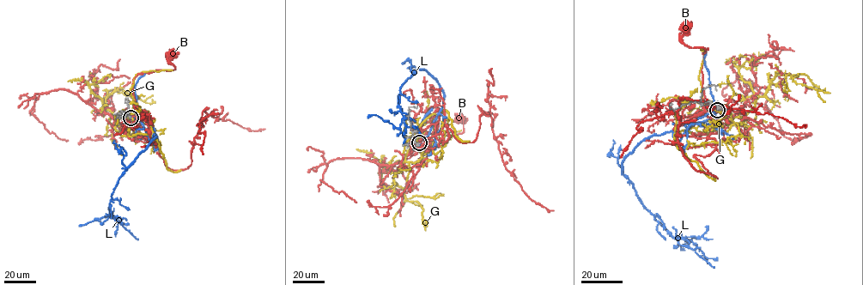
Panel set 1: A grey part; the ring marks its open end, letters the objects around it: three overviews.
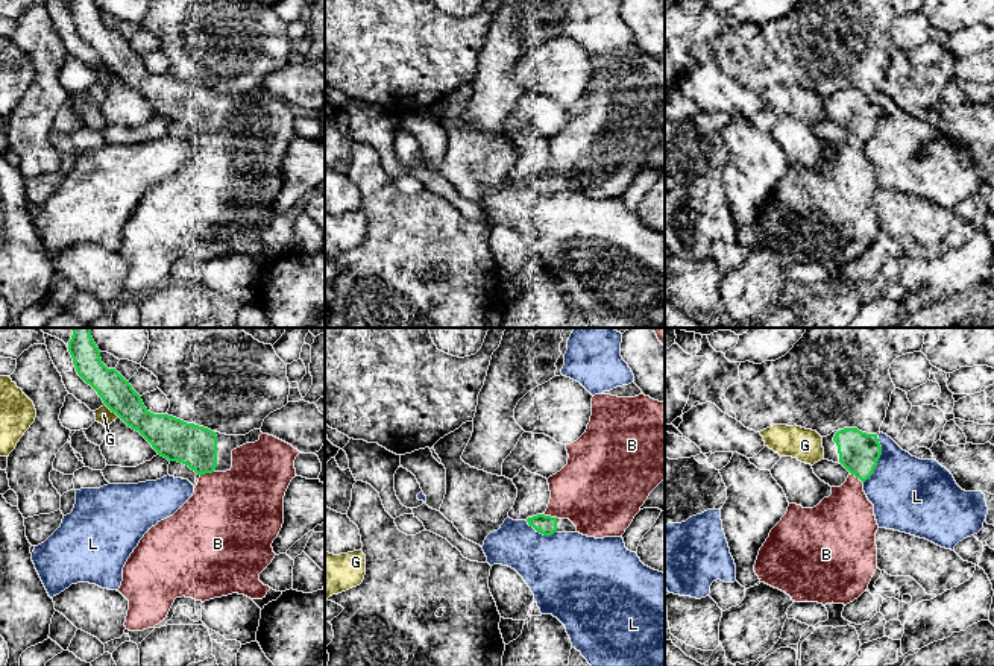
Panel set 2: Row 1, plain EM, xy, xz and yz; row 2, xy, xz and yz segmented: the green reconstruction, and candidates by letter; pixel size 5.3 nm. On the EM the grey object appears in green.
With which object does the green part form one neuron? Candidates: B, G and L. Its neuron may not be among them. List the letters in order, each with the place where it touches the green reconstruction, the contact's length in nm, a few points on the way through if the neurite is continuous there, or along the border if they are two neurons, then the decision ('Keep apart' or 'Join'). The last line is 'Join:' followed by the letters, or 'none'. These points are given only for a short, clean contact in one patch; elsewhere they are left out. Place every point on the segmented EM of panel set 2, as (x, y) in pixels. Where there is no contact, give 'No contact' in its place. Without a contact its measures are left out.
B: Touches green at xz (550, 516). Shared border 80 nm. Join
G: Touches green at xy (113, 411). Shared border 100 nm. Keep apart
L: Touches green at yz (877, 460). Shared border 260 nm. Keep apart
Join: B

